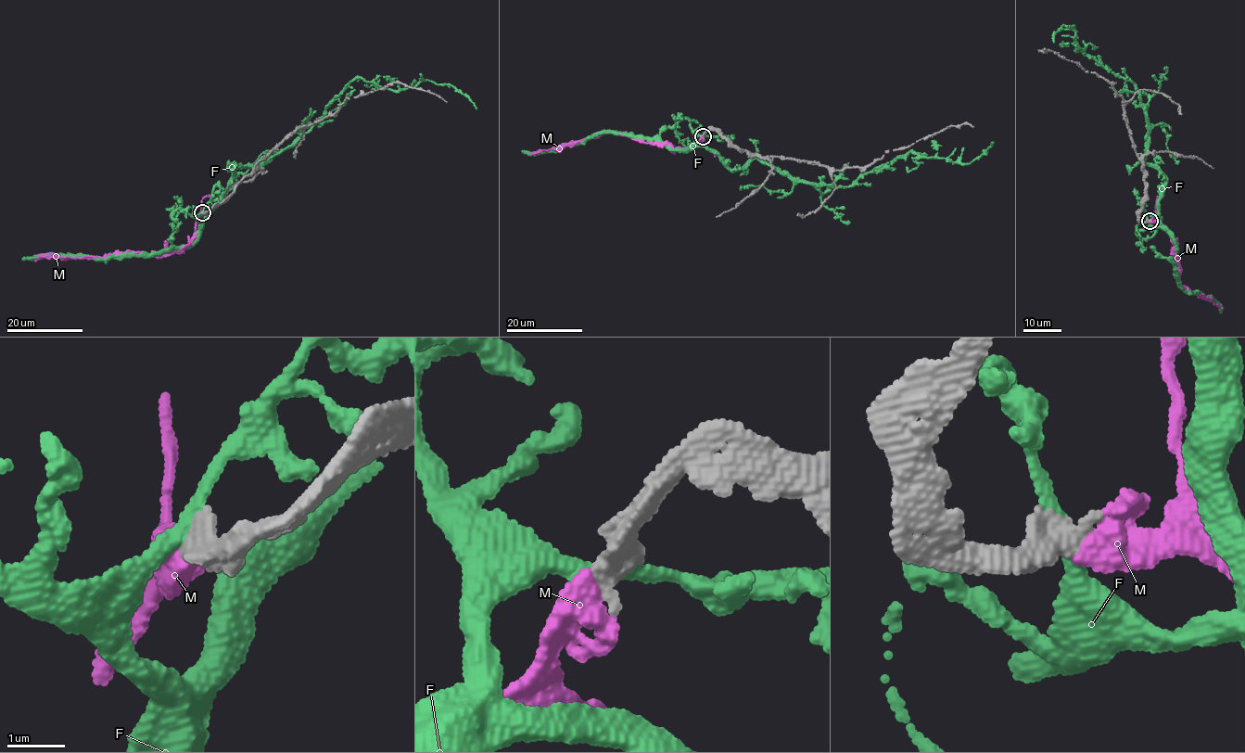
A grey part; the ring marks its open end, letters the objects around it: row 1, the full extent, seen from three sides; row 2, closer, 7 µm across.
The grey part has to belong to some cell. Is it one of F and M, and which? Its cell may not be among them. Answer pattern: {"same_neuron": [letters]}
{"same_neuron": ["M"]}

